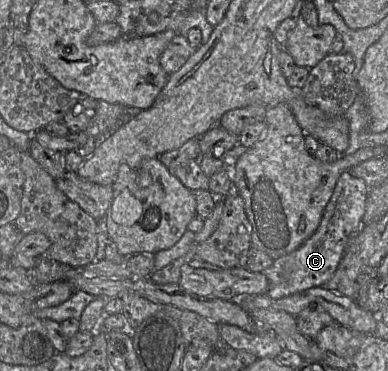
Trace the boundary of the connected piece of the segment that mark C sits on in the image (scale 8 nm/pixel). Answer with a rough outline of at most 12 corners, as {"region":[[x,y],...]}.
{"region":[[339,176],[313,235],[262,272],[280,299],[324,287],[370,188]]}

